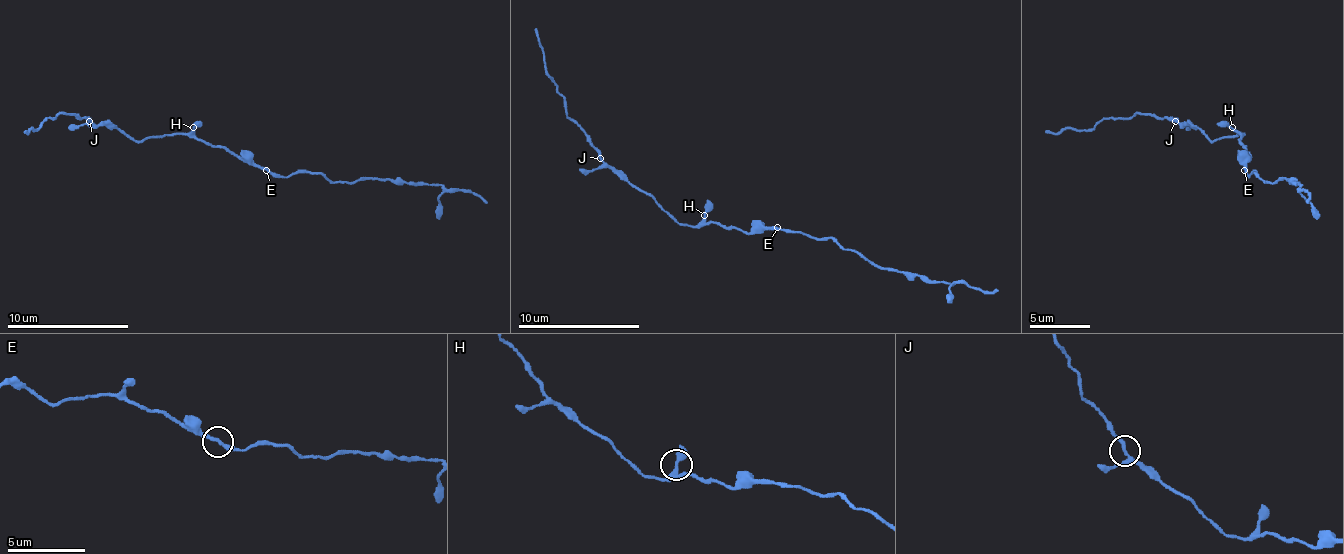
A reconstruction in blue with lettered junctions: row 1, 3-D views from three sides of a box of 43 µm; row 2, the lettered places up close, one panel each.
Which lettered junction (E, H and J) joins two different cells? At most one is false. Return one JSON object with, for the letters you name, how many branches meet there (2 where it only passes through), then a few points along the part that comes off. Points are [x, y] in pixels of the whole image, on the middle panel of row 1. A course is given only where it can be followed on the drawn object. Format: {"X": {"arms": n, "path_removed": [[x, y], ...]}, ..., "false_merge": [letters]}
{"false_merge": []}

